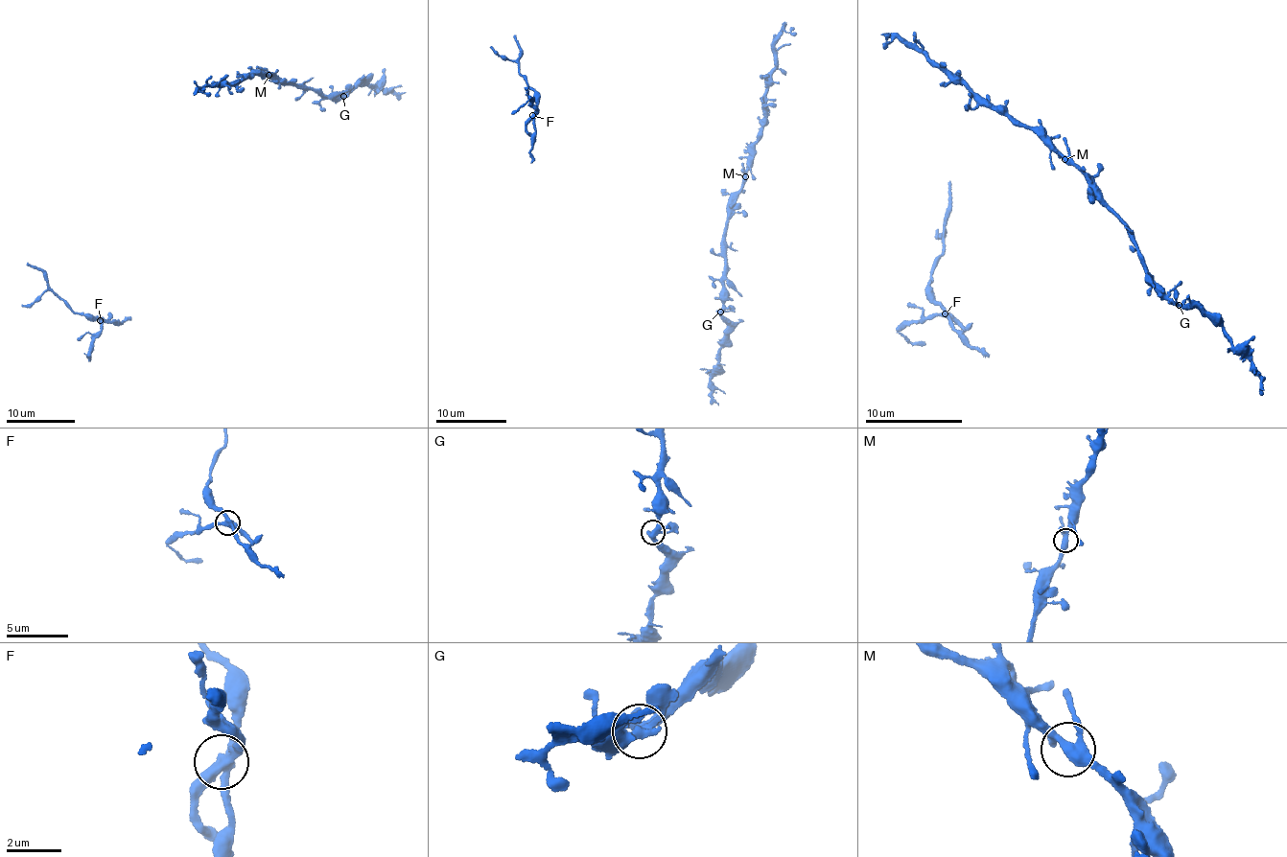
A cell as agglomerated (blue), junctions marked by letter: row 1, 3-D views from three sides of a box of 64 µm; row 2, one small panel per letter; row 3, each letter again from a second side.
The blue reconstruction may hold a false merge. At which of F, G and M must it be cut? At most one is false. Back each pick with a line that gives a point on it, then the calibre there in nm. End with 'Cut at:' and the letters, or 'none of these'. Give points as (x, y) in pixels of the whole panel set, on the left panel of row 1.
F: at (100, 320); 360 nm thick
Cut at: F

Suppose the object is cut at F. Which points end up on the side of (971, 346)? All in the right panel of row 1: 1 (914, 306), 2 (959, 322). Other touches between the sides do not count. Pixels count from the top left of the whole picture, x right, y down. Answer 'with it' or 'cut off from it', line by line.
1: cut off from it
2: cut off from it

